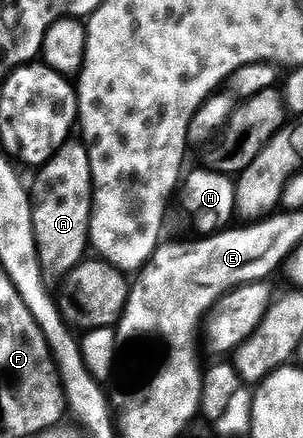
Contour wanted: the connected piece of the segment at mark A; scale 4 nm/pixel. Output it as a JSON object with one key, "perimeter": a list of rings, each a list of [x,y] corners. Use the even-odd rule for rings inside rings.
{"perimeter":[[[81,141],[64,143],[36,175],[33,187],[31,183],[31,202],[41,273],[46,280],[61,281],[83,262],[91,247],[89,222],[93,212],[93,178],[88,147]]]}

